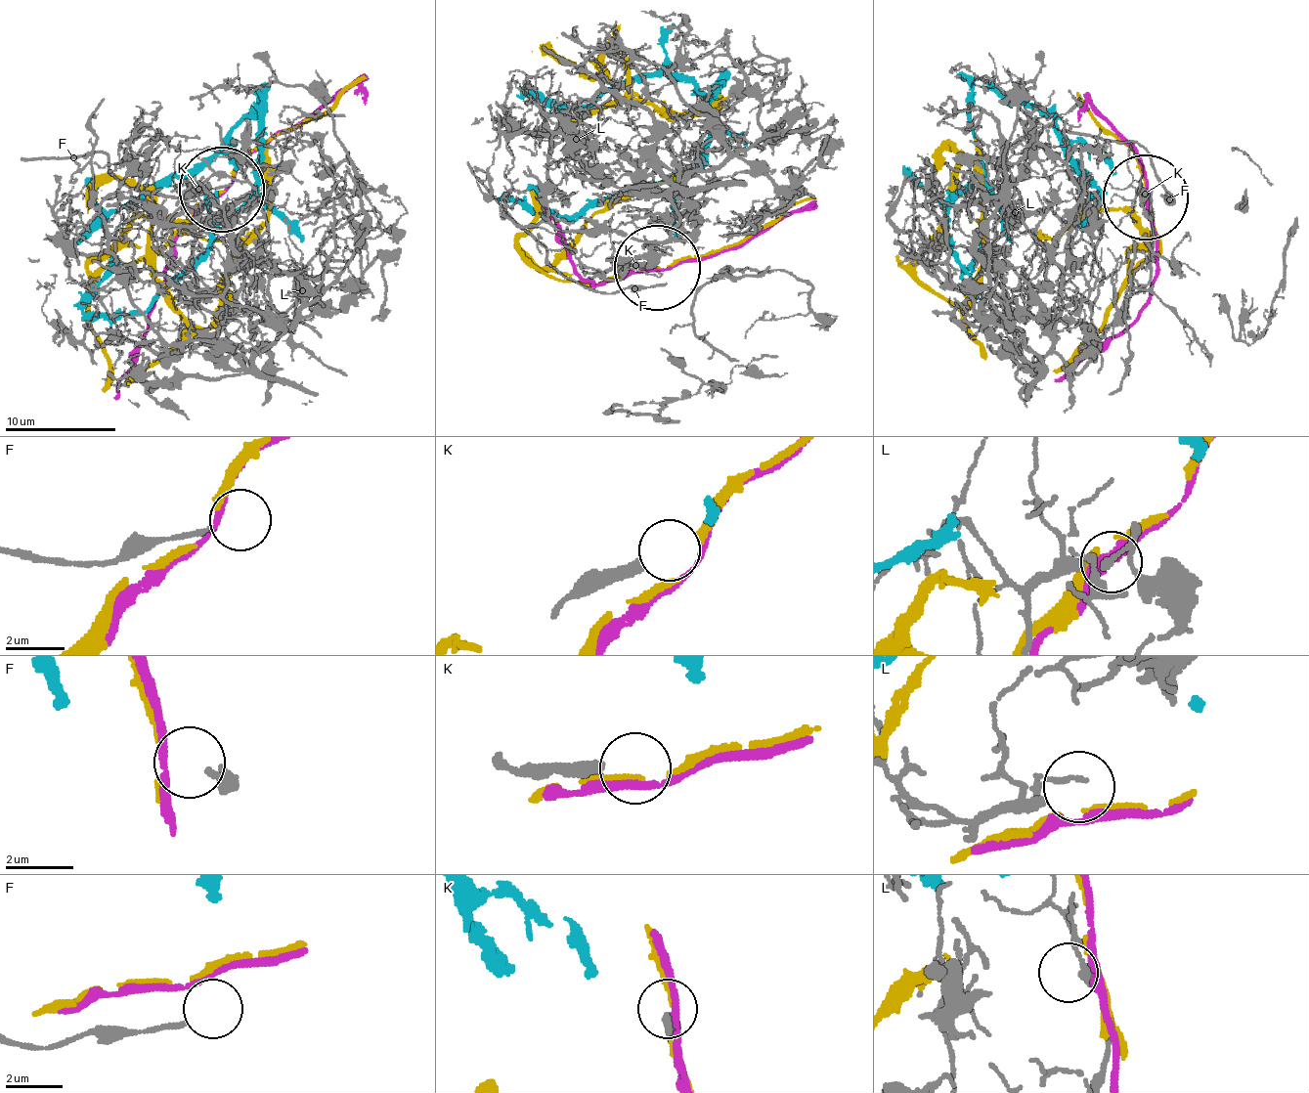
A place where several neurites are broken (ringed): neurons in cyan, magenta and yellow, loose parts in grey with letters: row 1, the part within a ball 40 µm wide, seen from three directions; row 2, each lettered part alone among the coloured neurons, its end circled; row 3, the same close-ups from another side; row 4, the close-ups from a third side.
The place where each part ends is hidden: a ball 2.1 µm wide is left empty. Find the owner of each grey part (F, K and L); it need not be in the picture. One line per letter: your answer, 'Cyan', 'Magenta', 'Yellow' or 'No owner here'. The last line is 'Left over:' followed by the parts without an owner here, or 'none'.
F: No owner here
K: No owner here
L: No owner here
Left over: F, K, L

